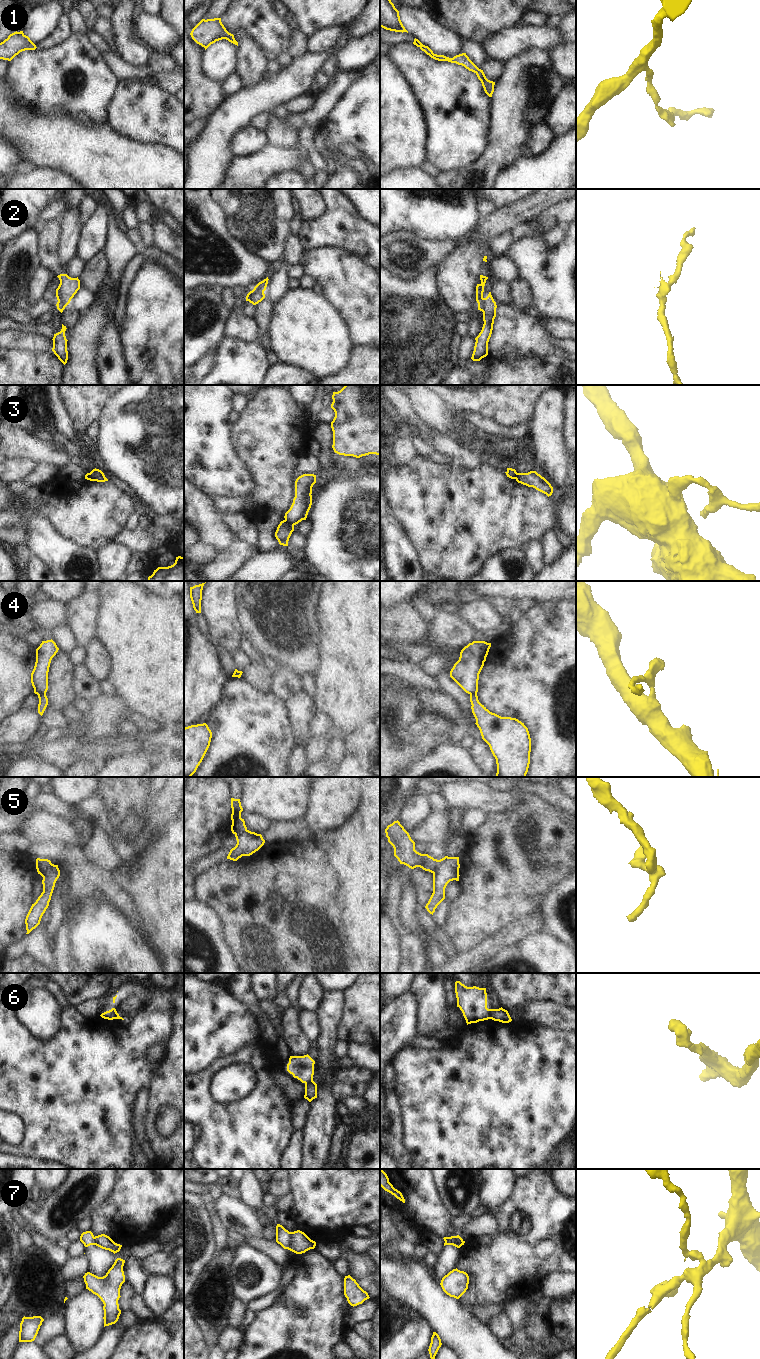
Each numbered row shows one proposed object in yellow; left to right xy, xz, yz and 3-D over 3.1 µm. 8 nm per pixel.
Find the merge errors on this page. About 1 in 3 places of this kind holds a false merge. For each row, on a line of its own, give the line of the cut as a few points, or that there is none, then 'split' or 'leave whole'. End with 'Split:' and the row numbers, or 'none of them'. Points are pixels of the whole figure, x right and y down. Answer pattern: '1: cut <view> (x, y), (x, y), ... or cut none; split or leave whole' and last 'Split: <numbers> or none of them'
1: cut none; leave whole
2: cut xz (254, 288), (263, 292); split
3: cut xz (285, 519), (293, 526); split
4: cut xy (45, 694), (38, 695); split
5: cut xy (51, 863), (42, 872), (38, 873); split
6: cut yz (486, 1008), (490, 1018); split
7: cut xz (291, 1232), (290, 1245), (287, 1248); split
Split: 2, 3, 4, 5, 6, 7

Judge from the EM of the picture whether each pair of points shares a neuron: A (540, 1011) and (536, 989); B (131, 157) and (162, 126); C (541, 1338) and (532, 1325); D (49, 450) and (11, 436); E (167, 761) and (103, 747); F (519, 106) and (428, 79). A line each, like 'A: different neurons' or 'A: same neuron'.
A: different neurons
B: different neurons
C: same neuron
D: same neuron
E: different neurons
F: different neurons

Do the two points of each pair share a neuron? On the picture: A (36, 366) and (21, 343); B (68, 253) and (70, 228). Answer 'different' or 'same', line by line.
A: different
B: same

